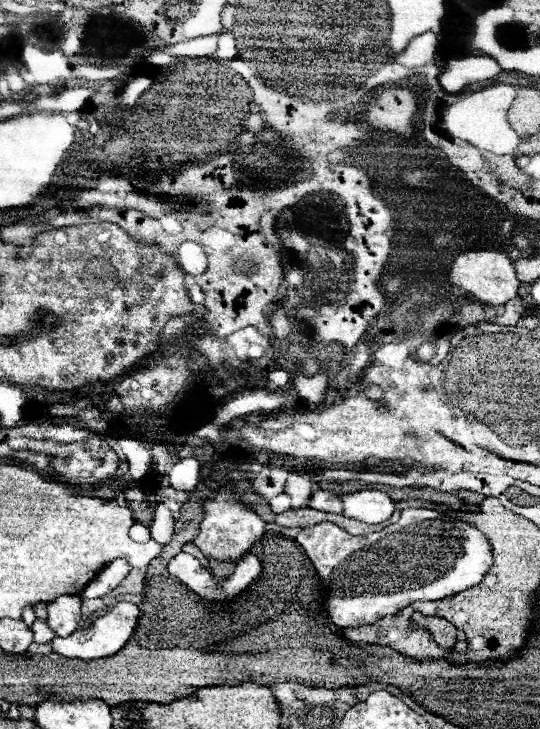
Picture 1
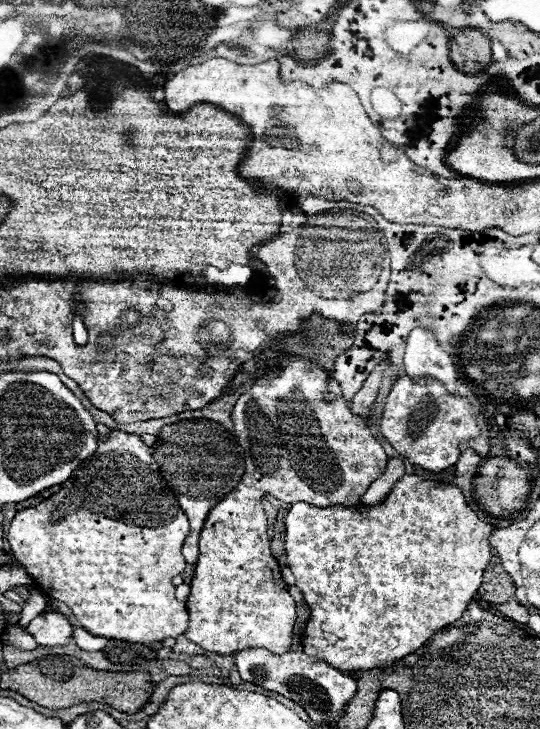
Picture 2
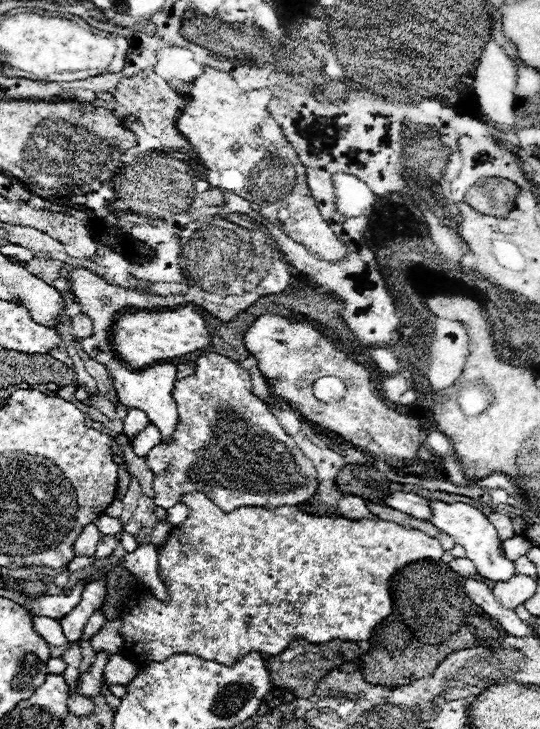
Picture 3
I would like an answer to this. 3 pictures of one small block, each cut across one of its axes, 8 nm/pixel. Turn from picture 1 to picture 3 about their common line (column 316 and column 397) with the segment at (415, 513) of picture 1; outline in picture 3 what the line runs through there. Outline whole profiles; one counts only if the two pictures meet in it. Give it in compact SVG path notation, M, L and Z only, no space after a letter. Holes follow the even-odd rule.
M194 492L184 496L184 504L190 508L190 516L176 528L172 528L168 540L158 548L158 570L160 578L166 586L168 600L158 600L152 590L142 590L138 586L128 594L128 598L122 604L120 610L120 636L124 638L124 648L122 654L132 660L140 670L144 670L150 662L162 662L174 654L192 654L204 660L214 660L218 664L230 666L238 658L244 658L250 652L260 652L260 654L280 654L286 650L286 646L296 640L296 638L306 638L310 642L328 642L334 638L340 640L350 640L350 642L360 642L360 640L370 640L374 628L386 620L392 614L392 594L390 594L390 582L392 576L402 570L408 564L414 564L418 560L440 560L442 558L442 546L438 540L426 536L420 530L406 530L398 526L396 522L386 522L386 520L348 520L348 518L330 518L330 516L312 516L304 514L296 506L282 506L274 510L258 508L258 506L242 506L232 510L230 514L222 512L216 504L212 504L206 496Z

